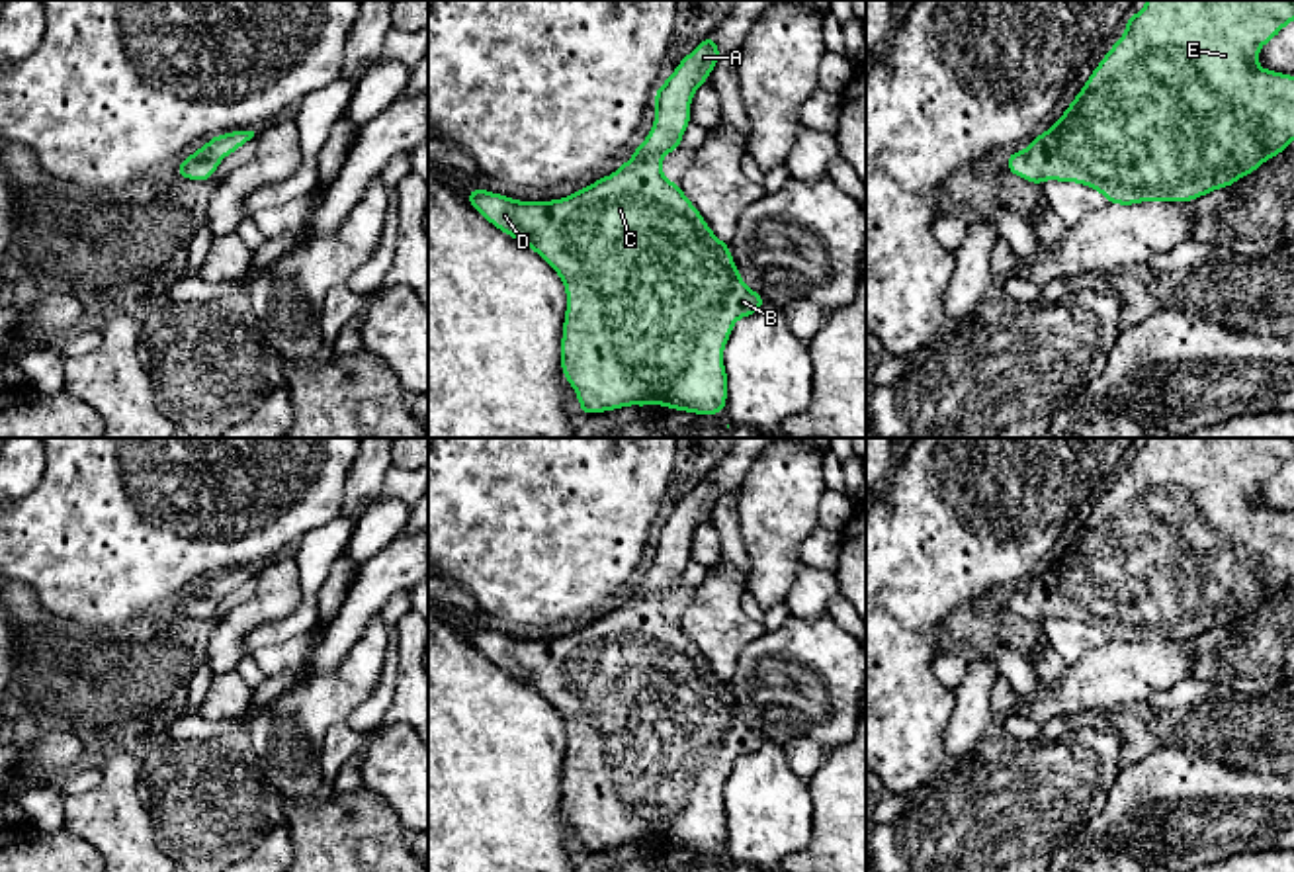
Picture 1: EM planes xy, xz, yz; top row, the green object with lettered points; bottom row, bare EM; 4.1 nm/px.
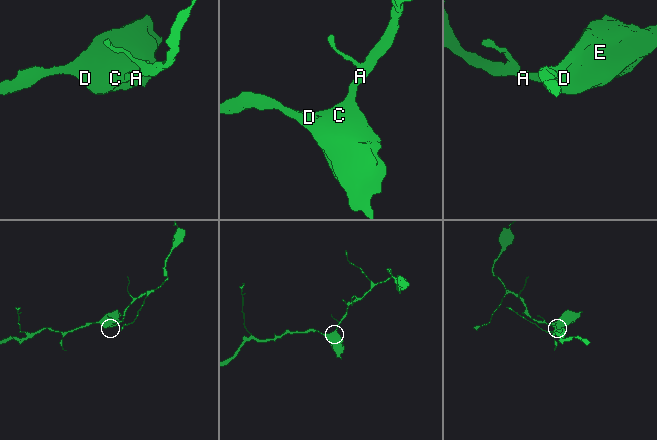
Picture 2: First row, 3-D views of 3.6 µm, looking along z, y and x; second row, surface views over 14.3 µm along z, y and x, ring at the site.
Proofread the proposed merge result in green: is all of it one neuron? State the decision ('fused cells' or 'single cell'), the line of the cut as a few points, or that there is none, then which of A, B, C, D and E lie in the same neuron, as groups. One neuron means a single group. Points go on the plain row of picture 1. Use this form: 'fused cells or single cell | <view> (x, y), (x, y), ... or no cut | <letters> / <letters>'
single cell | no cut | A B C D E

